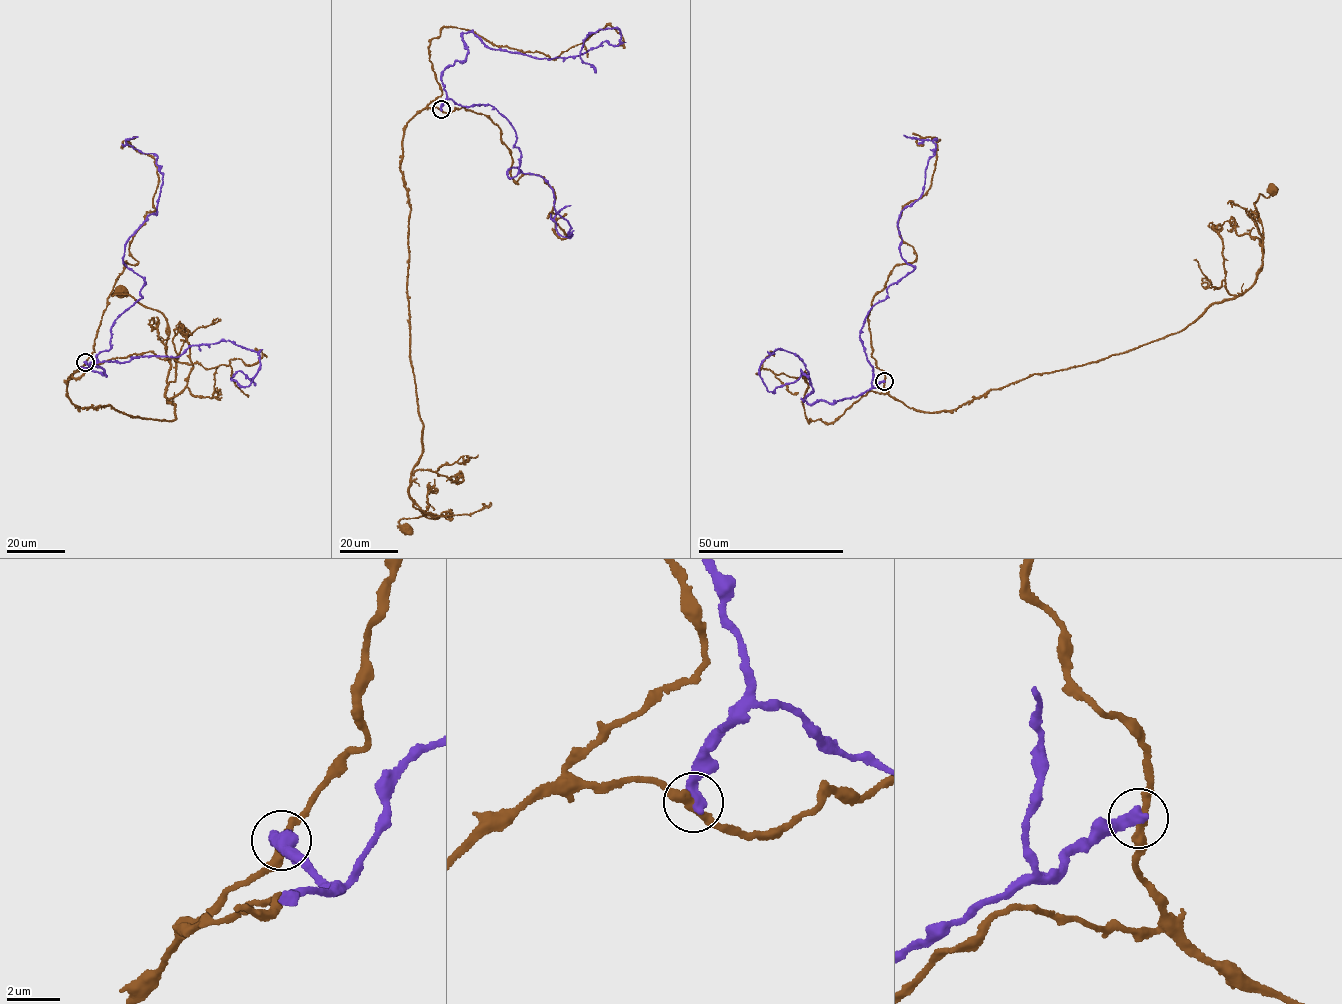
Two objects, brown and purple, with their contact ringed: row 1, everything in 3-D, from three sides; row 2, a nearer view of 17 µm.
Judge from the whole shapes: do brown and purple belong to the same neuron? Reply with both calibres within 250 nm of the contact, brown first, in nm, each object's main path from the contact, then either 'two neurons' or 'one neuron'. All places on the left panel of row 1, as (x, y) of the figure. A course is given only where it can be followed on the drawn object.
280/500 nm | brown via (85, 362), (66, 391), (80, 409), (176, 418), (165, 394), (167, 319), (113, 296), (128, 292) | purple via (85, 362), (106, 376), (91, 361), (230, 340), (260, 356), (248, 386), (232, 378), (256, 385) | two neurons

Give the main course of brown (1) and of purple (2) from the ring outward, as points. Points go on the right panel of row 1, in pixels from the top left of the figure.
1: (884, 381), (910, 407), (952, 410), (1033, 374), (1176, 333), (1252, 285), (1263, 252), (1253, 203), (1275, 187)
2: (884, 381), (809, 404), (798, 356), (778, 348), (759, 367), (773, 393), (800, 370), (808, 377)

